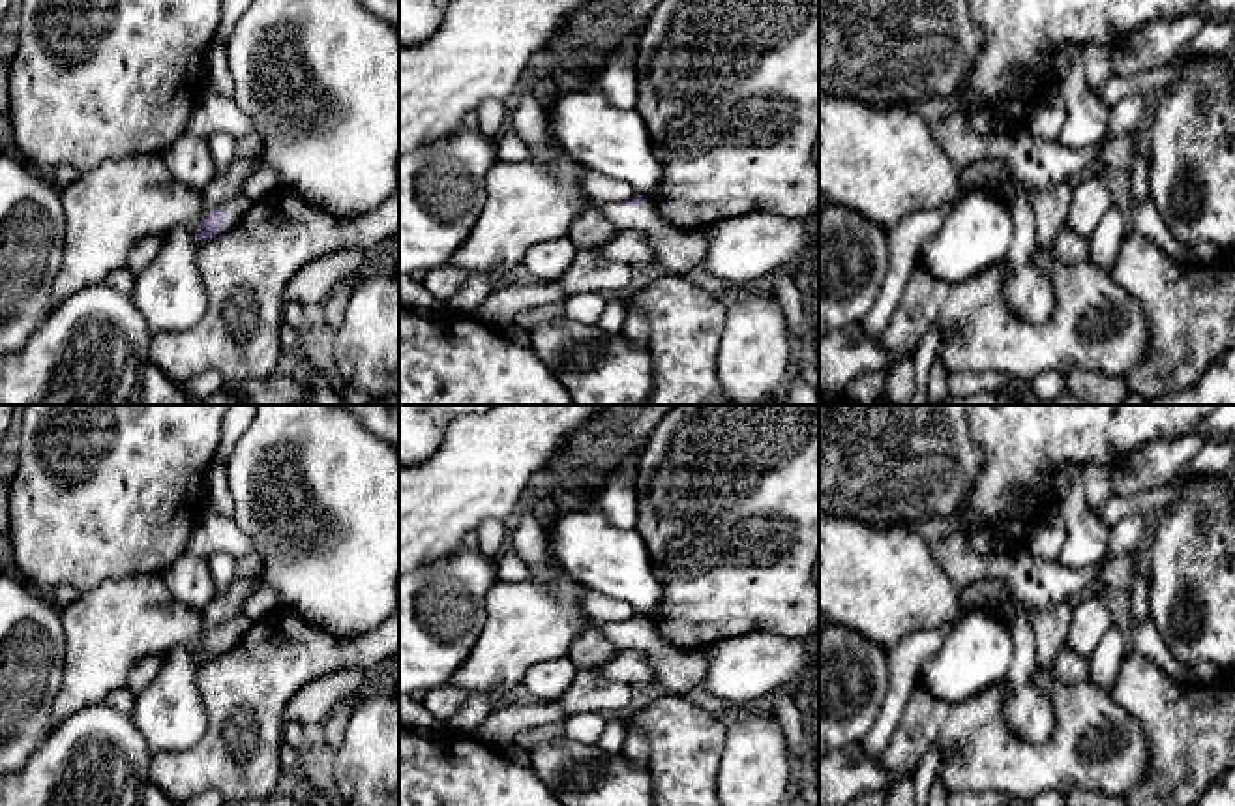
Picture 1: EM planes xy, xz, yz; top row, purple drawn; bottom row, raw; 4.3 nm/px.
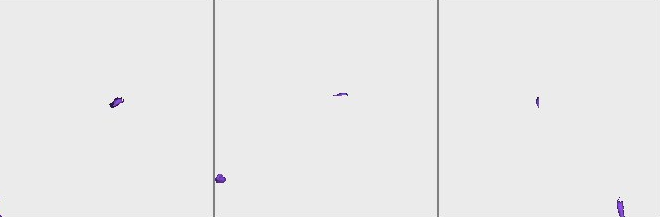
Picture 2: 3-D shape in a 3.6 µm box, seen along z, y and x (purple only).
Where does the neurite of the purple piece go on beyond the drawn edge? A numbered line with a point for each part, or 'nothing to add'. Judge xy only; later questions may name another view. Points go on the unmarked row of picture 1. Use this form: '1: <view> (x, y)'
1: xy (235, 630)

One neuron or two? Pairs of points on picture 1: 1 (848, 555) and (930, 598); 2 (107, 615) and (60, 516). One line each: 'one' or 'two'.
1: one
2: two

